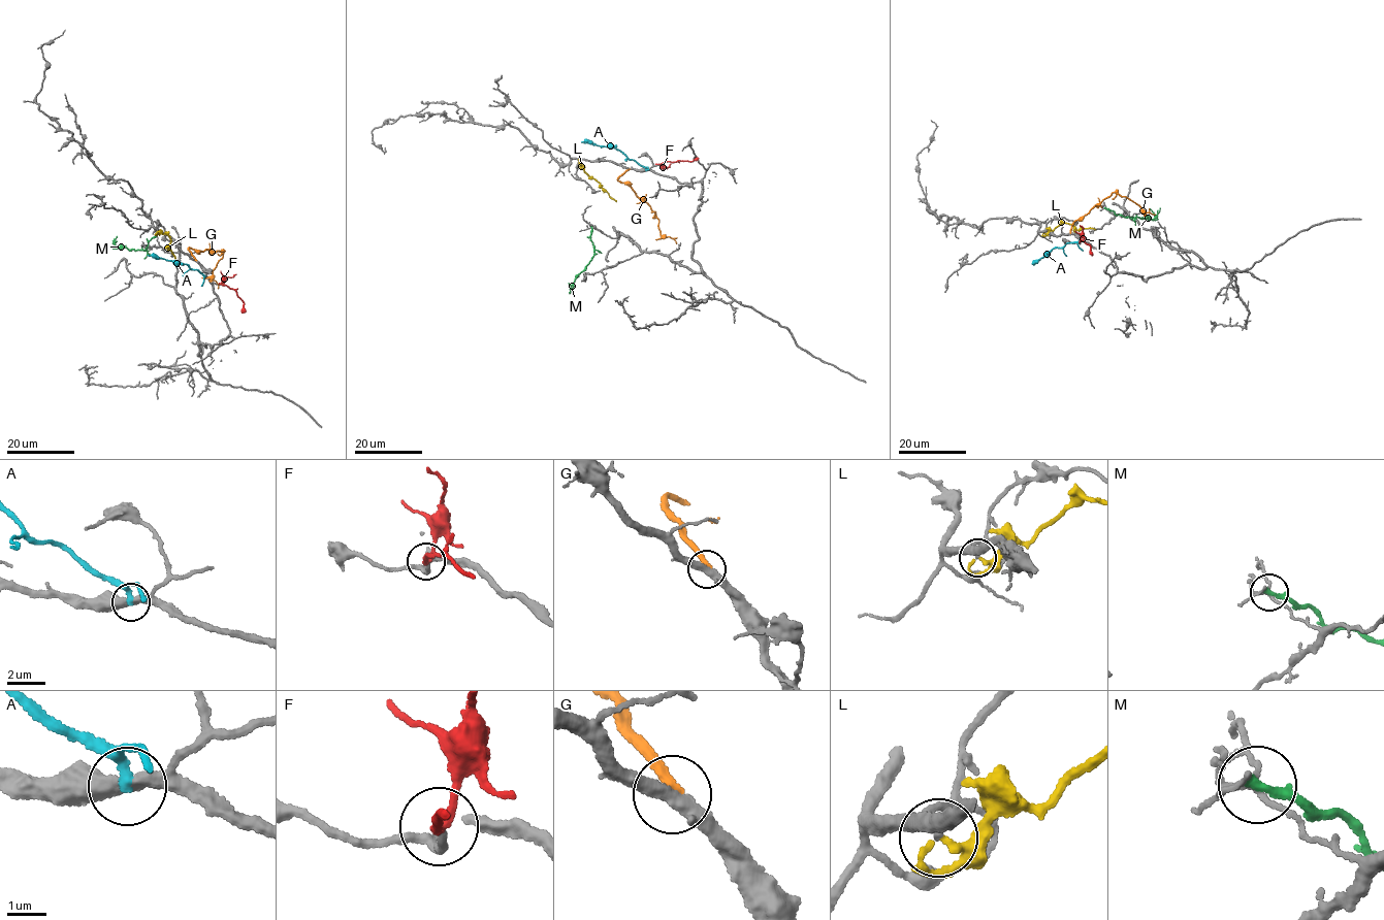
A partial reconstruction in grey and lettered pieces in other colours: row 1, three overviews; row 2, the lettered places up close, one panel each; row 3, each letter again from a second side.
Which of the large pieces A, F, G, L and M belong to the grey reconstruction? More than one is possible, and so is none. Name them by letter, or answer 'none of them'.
F, G

